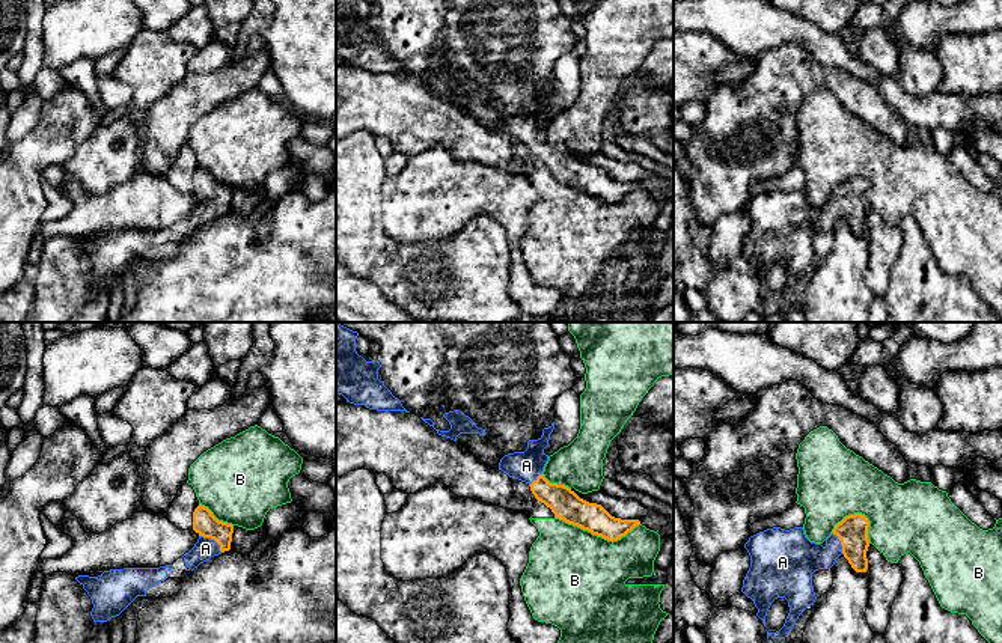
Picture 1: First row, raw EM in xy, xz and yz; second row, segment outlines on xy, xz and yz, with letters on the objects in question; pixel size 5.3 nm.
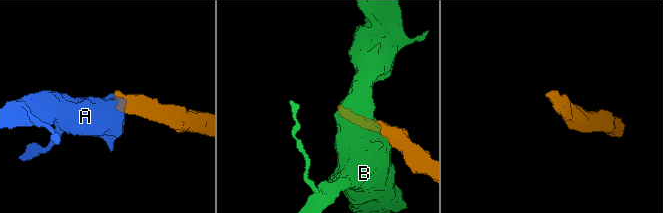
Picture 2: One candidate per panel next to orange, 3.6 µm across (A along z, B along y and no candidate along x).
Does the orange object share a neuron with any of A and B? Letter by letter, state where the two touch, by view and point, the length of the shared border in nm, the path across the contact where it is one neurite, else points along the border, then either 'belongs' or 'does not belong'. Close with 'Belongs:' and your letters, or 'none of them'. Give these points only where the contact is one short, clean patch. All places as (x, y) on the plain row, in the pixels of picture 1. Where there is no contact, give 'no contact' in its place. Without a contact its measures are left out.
A: meets orange in xy at (213, 201); contact 160 nm long; runs through xy (204, 185), (211, 193), (213, 201), (205, 211); belongs
B: meets orange in xz at (597, 198); contact 460 nm long; does not belong
Belongs: A

